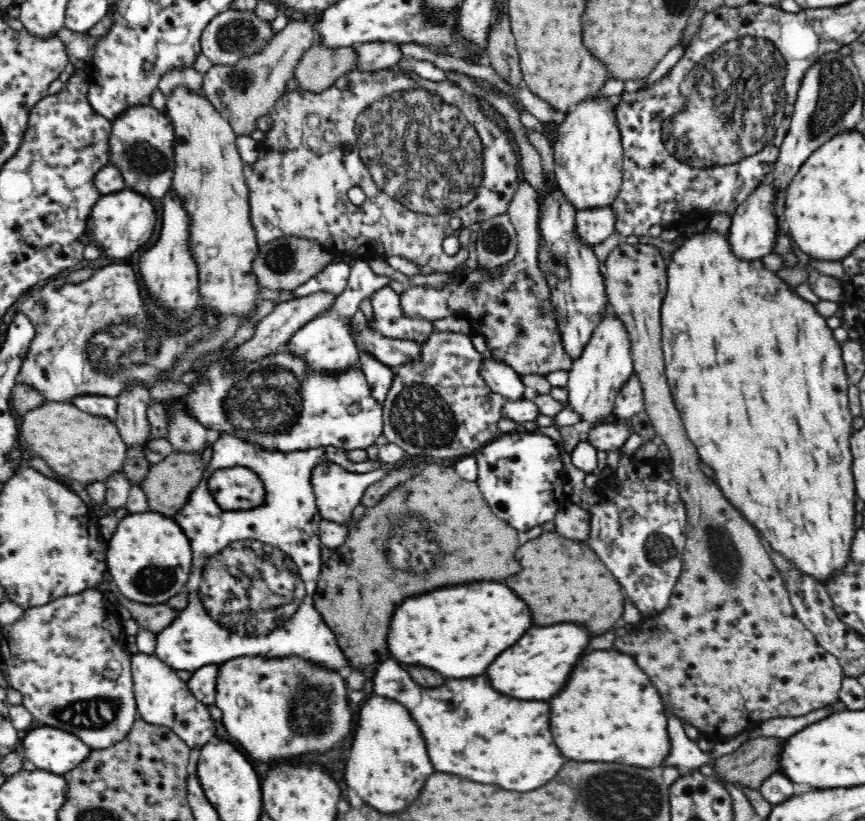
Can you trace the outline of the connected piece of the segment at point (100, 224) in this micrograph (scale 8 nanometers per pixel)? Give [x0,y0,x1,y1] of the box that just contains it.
[87,188,156,259]

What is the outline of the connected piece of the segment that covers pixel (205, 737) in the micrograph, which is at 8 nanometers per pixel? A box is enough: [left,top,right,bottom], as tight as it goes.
[130,654,216,749]

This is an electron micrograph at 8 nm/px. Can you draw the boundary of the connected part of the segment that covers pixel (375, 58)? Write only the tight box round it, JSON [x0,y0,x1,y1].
[355,42,404,72]

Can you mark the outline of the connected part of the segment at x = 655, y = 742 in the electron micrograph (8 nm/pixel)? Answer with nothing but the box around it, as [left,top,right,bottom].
[550,650,670,766]

